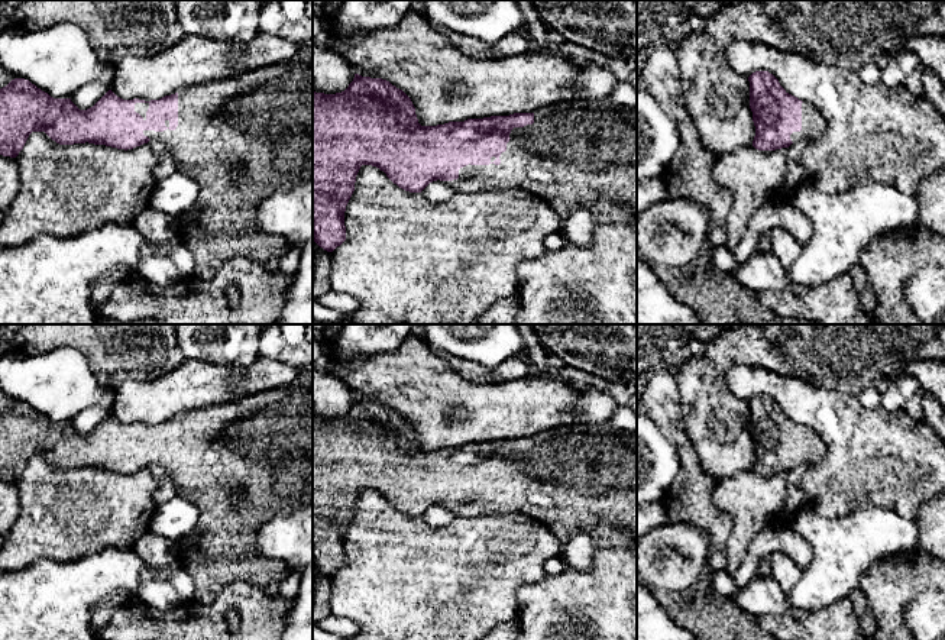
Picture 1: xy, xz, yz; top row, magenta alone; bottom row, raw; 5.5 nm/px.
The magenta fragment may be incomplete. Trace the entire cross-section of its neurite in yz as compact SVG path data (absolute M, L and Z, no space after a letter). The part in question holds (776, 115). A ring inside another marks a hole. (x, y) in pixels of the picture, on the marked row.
M755 71L748 81L755 149L776 151L802 138L816 140L825 135L828 125L819 110L789 94L773 74Z

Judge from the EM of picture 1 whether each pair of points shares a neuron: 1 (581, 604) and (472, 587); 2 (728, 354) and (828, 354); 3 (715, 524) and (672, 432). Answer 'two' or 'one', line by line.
1: two
2: one
3: one

